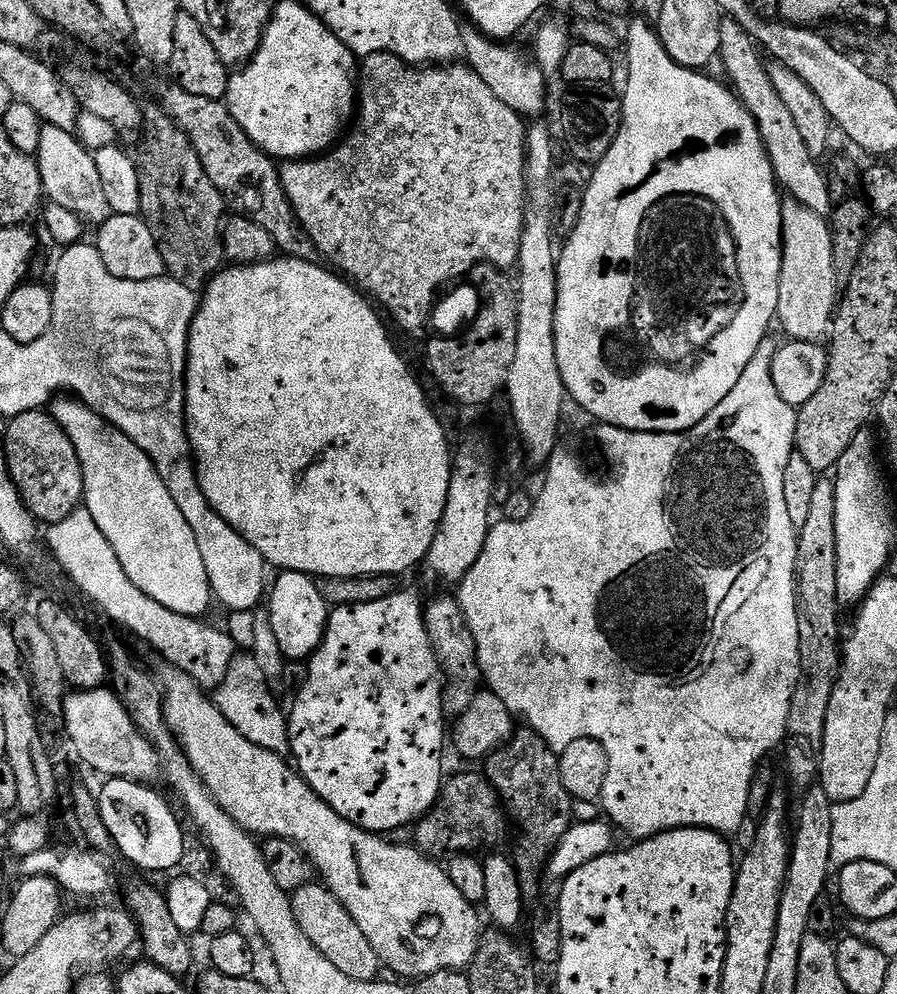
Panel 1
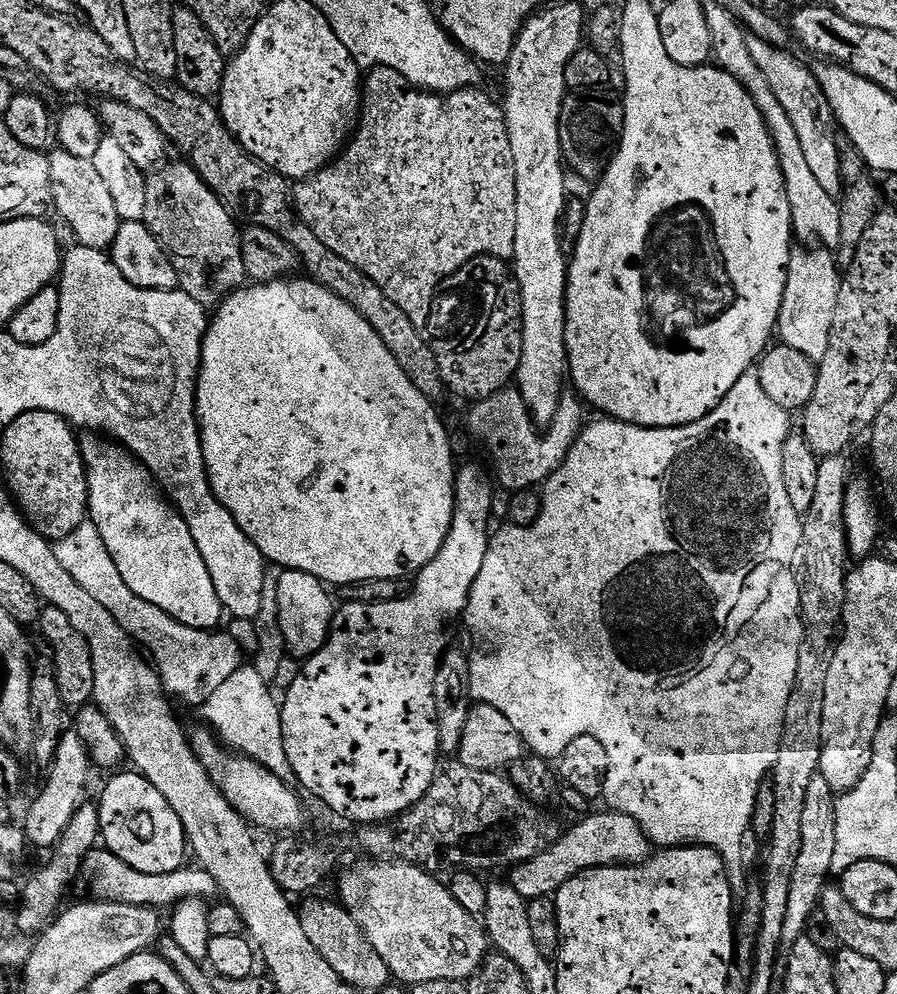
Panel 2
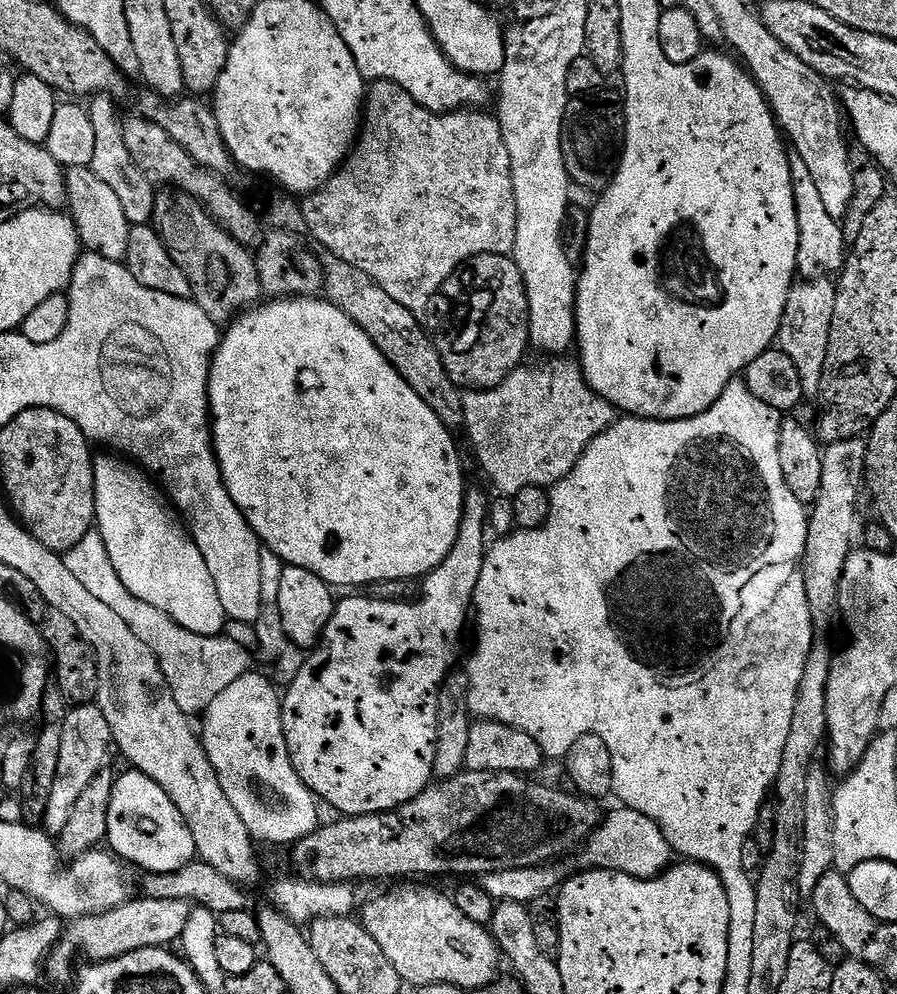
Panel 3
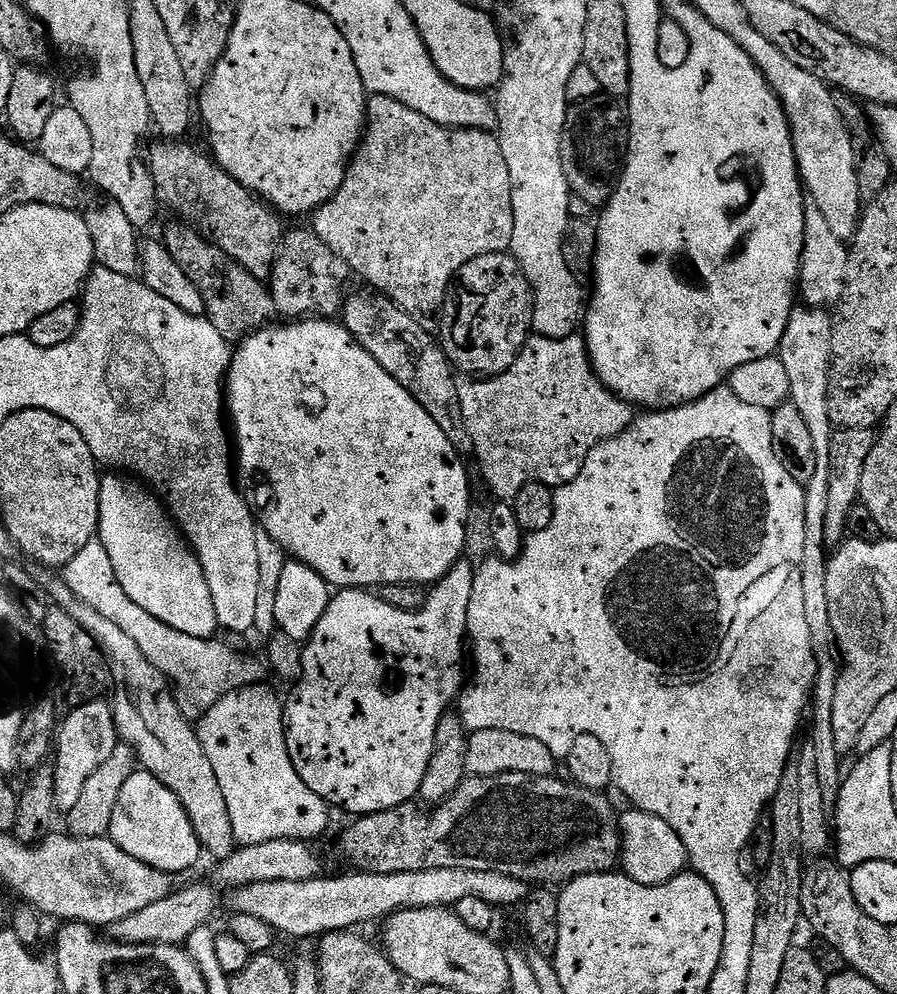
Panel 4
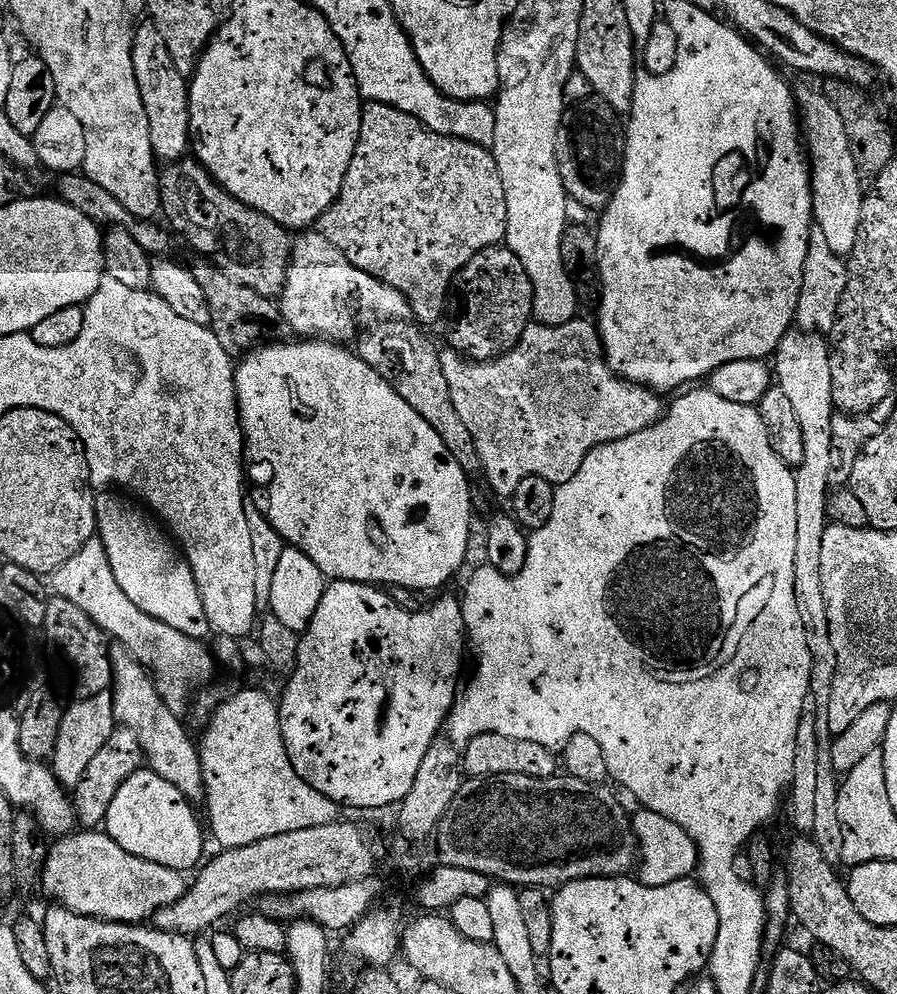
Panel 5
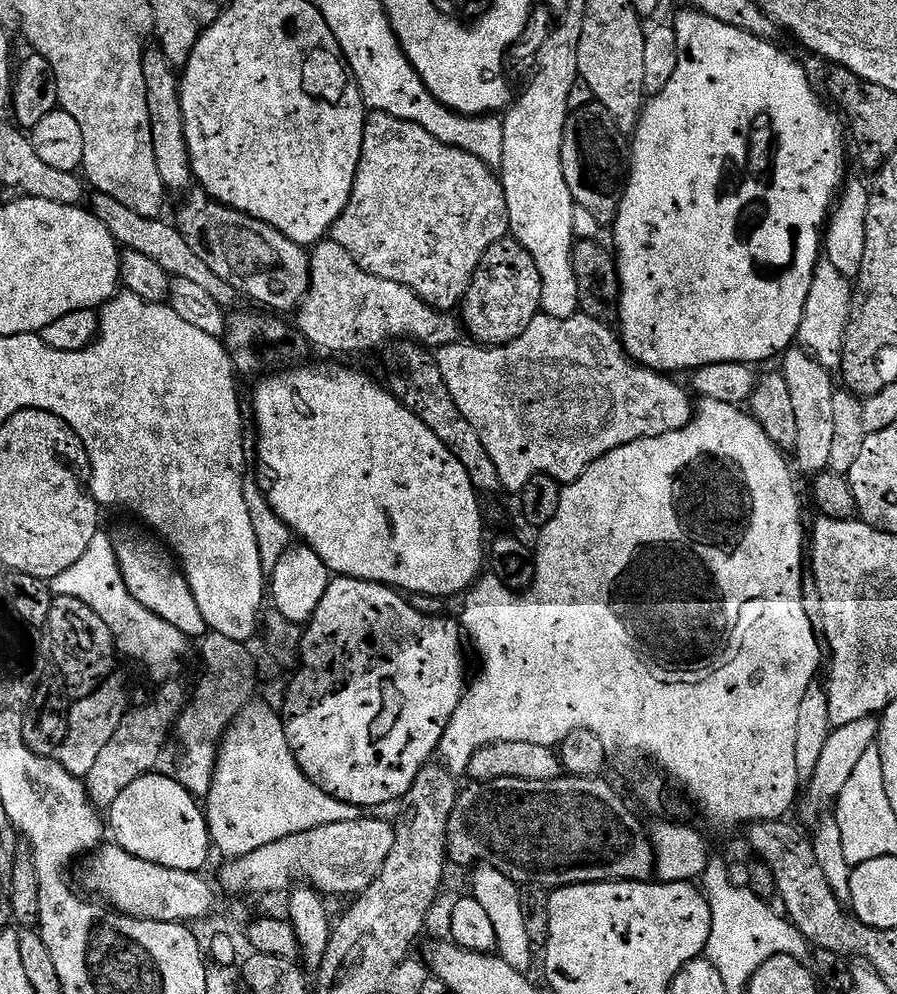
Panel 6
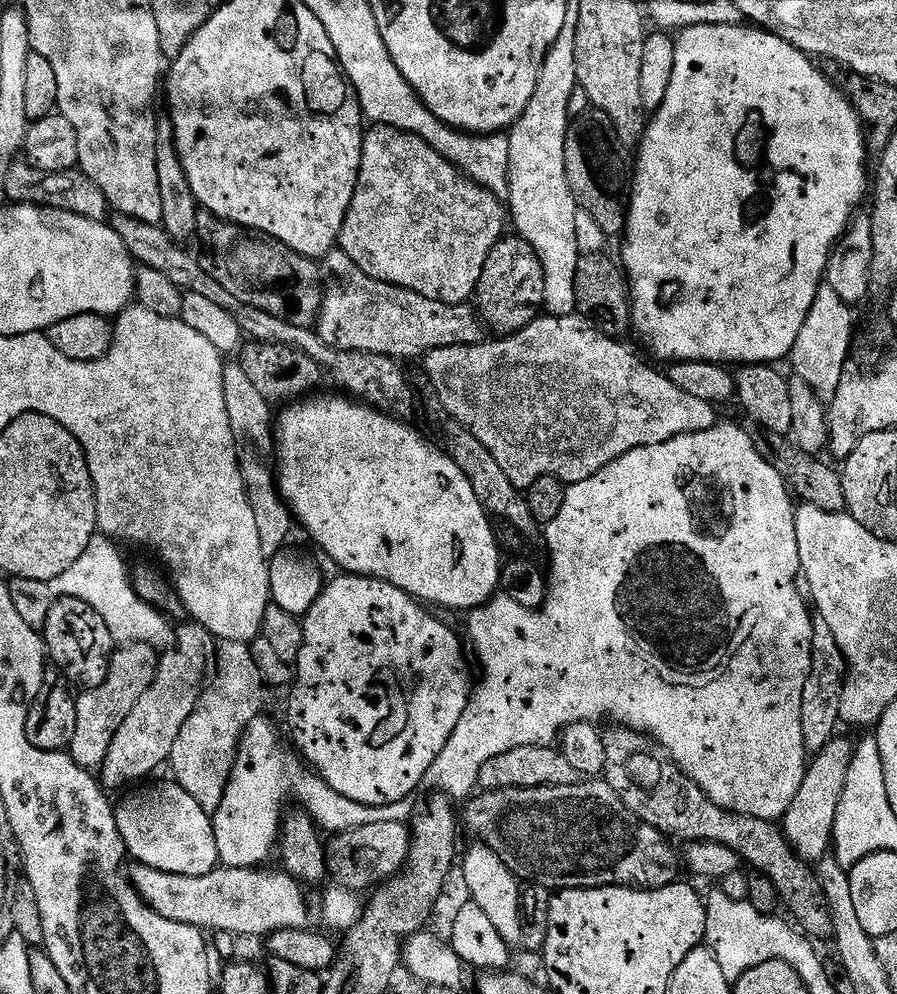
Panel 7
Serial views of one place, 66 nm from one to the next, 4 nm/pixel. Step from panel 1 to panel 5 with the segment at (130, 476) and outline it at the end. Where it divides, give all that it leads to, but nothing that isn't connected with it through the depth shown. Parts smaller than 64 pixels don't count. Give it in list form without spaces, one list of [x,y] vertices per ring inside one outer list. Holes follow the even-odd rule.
[[[104,494],[96,501],[98,539],[106,546],[118,586],[122,586],[126,598],[130,598],[138,610],[150,614],[150,618],[158,618],[190,638],[207,641],[214,629],[208,621],[204,596],[194,570],[188,565],[183,551],[178,550],[169,533],[143,507],[123,498],[128,499],[120,494]]]

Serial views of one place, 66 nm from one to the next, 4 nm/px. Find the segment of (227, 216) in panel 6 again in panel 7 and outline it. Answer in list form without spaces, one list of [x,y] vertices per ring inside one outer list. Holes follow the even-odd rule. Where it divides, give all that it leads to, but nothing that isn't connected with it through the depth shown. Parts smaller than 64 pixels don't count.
[[[203,210],[196,213],[195,239],[200,240],[208,255],[208,273],[222,282],[238,302],[258,306],[258,310],[266,310],[266,314],[274,314],[274,318],[282,318],[294,326],[315,325],[322,295],[322,268],[317,261],[290,250],[290,246],[272,236],[250,232]]]

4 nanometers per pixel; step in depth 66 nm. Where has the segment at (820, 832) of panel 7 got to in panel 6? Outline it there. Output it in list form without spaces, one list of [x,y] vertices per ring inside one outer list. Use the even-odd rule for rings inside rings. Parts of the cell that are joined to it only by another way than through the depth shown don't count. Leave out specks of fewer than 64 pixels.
[[[876,716],[846,722],[846,726],[832,729],[832,733],[826,738],[826,747],[822,750],[818,767],[814,769],[814,774],[806,782],[806,791],[803,793],[802,803],[799,805],[800,812],[809,826],[815,825],[820,817],[829,811],[828,804],[832,806],[837,803],[850,776],[857,769],[858,762],[862,762],[862,754],[866,754],[866,750],[877,747],[879,739],[880,722]]]

